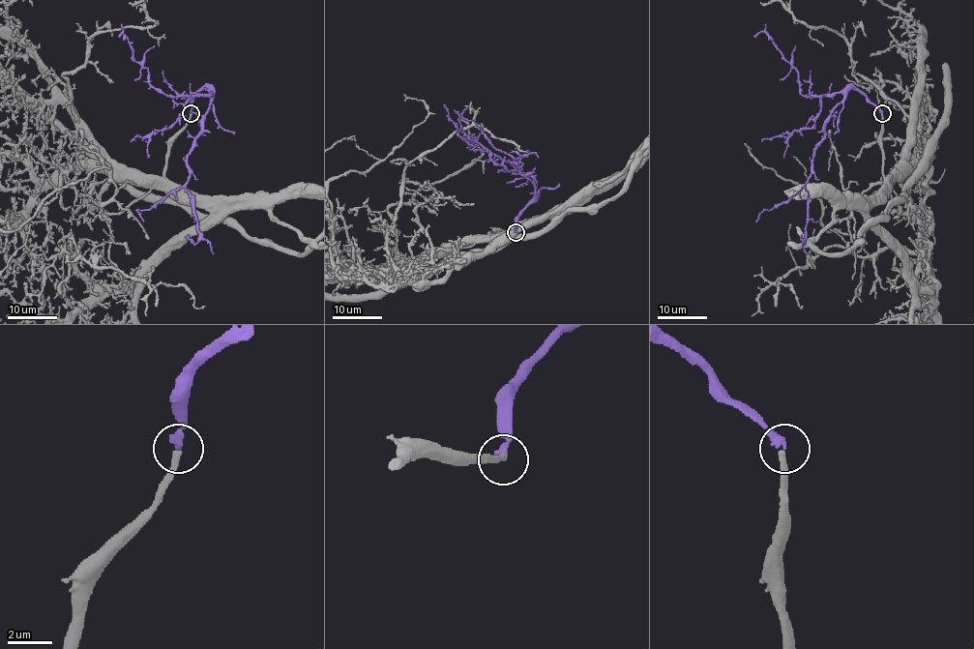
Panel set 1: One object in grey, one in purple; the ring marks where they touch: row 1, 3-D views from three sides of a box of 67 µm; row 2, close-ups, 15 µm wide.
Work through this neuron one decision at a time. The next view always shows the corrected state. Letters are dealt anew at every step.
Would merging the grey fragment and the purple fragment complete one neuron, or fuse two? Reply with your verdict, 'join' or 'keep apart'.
join

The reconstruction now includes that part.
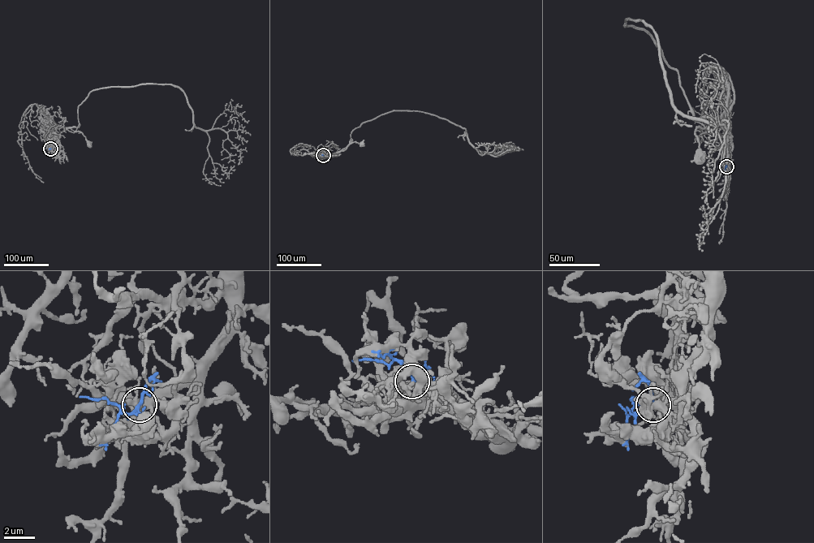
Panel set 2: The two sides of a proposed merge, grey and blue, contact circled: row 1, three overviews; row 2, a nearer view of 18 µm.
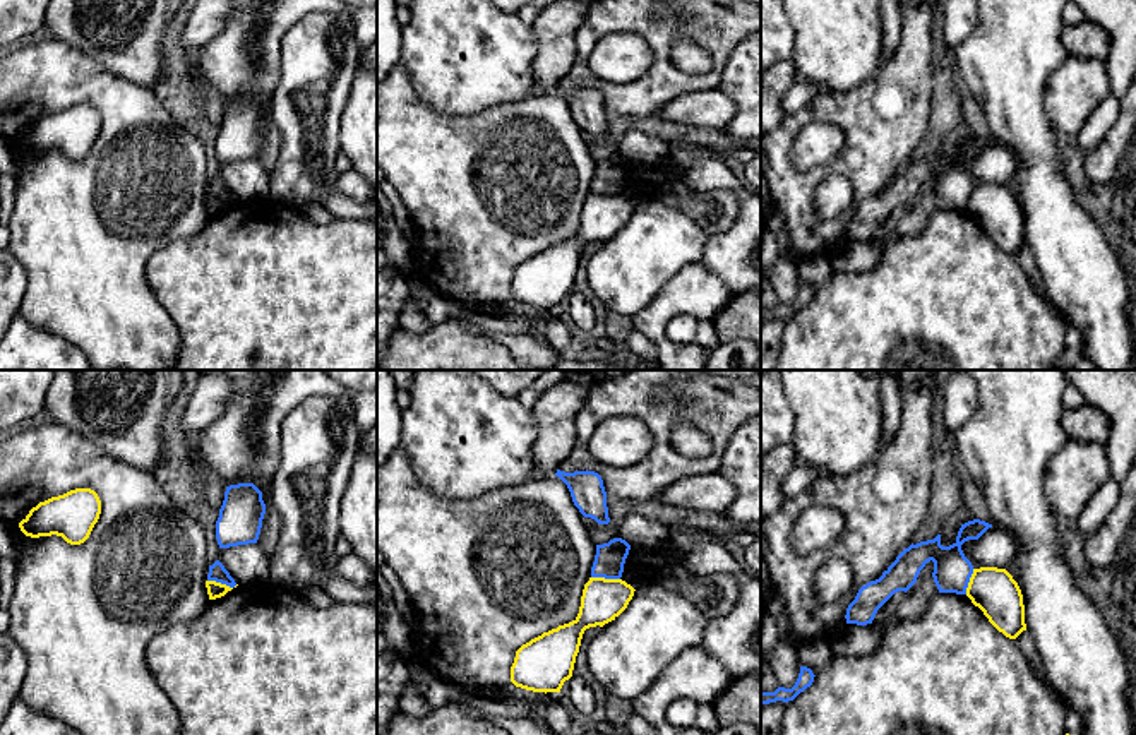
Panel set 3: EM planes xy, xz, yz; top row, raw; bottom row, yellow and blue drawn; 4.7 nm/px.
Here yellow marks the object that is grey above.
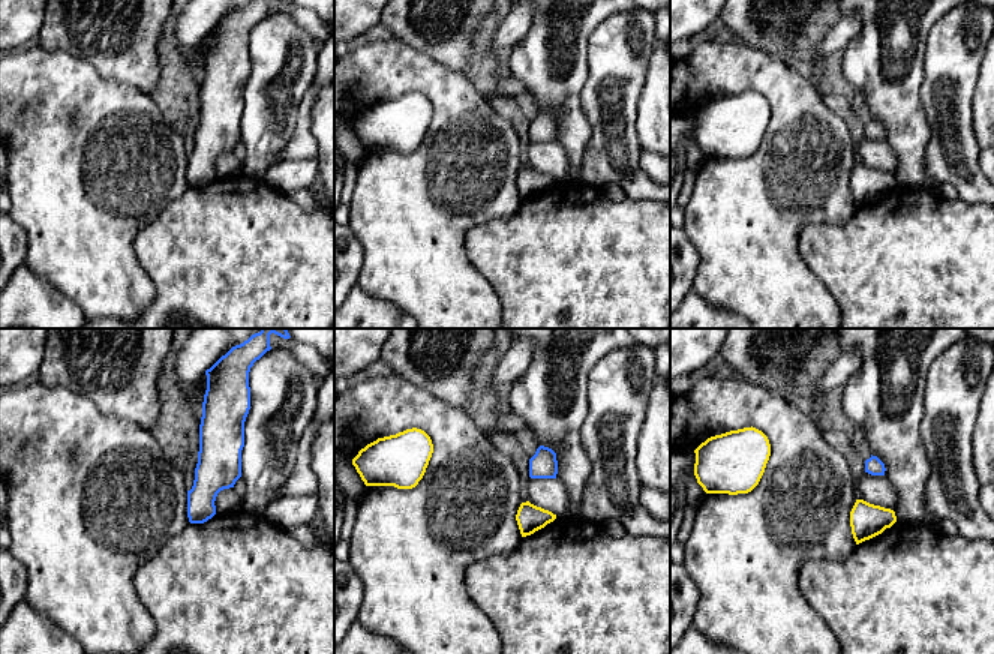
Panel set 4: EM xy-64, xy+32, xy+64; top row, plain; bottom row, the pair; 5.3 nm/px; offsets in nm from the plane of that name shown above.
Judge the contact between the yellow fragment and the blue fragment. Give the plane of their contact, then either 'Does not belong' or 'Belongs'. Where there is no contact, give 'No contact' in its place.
Touches yellow in xy. Does not belong

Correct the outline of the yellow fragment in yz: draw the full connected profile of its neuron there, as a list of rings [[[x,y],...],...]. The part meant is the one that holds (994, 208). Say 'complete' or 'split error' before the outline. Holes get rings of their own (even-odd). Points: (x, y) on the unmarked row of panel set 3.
complete; [[[973,185],[966,212],[1006,254],[1016,255],[1026,247],[1023,211],[1006,185]]]

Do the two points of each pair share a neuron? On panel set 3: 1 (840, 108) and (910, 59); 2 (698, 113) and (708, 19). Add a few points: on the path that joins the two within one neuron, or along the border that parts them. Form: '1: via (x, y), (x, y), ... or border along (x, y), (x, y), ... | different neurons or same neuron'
1: via (857, 98), (878, 77), (893, 71) | same neuron
2: border along (717, 86), (681, 93), (663, 105) | different neurons

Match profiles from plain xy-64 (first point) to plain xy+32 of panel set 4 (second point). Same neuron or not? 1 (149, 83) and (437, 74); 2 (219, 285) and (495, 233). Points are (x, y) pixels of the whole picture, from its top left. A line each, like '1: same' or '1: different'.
1: different
2: same

